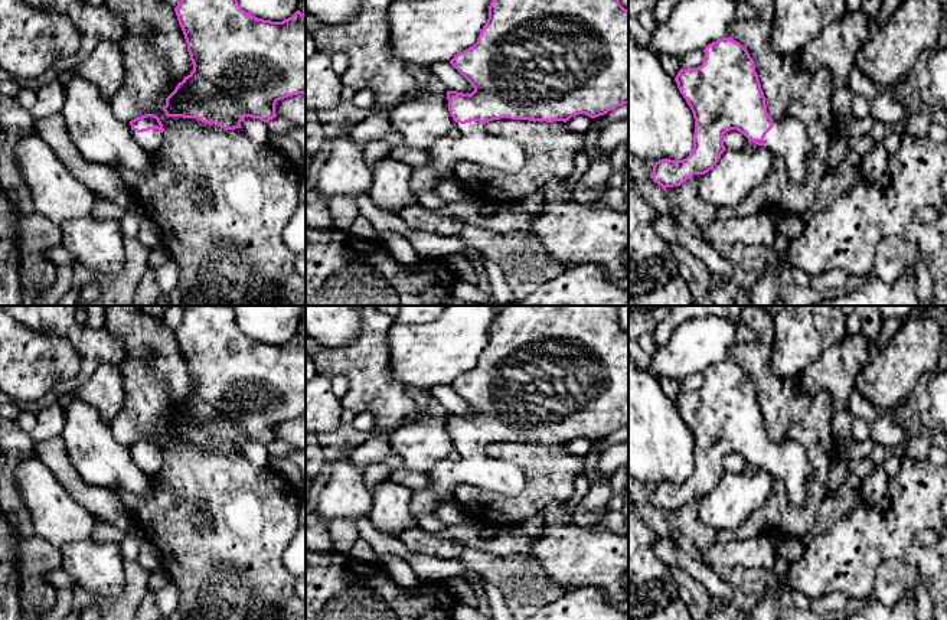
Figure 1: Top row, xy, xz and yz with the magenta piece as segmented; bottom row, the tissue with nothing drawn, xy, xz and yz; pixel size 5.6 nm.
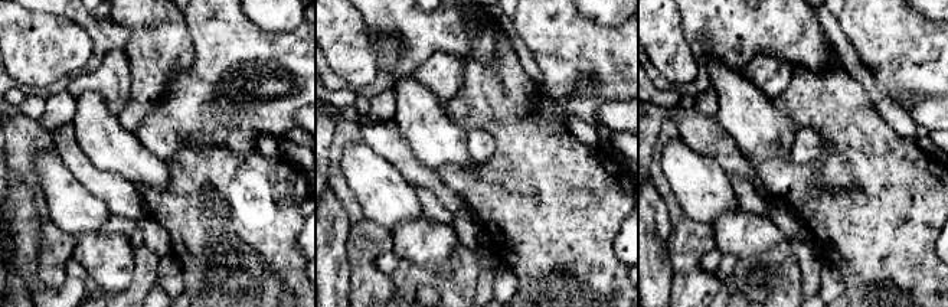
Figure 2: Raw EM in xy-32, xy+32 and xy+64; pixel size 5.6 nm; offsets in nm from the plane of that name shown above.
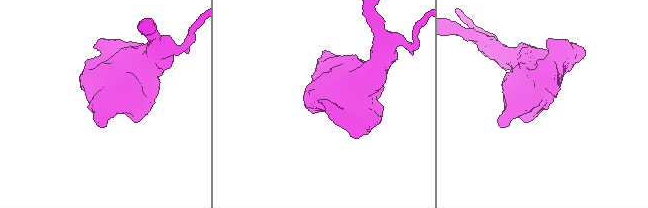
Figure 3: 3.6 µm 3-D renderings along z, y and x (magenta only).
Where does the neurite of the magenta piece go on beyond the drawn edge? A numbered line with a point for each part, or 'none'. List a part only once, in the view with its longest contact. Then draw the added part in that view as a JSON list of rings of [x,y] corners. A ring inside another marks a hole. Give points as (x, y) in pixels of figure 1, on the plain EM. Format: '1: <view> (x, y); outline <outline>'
1: xy (152, 463); outline [[[157,451],[137,456],[133,453],[133,460],[137,467],[150,477],[156,477],[164,466],[164,459]]]

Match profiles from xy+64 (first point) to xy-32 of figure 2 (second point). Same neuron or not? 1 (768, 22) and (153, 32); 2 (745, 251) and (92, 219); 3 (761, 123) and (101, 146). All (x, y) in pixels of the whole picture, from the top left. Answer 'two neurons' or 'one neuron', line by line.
1: two neurons
2: two neurons
3: one neuron

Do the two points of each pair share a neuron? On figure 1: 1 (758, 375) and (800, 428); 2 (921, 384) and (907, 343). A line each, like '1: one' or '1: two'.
1: one
2: two

